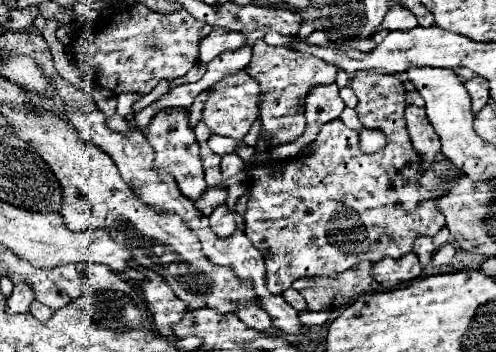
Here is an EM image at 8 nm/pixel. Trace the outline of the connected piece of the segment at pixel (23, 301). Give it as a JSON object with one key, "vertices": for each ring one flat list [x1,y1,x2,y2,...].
{"vertices":[[14,285,14,291,6,303,6,313,28,313,30,303,34,301,34,293,28,285]]}

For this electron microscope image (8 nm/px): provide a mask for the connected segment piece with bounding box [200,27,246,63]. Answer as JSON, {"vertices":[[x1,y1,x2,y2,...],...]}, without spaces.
{"vertices":[[214,29,202,43,200,43,200,63,210,63,214,57,228,49,238,49,246,45,246,35,230,29]]}

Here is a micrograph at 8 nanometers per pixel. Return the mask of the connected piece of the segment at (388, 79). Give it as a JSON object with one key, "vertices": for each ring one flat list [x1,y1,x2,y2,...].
{"vertices":[[368,71,367,73,358,73,352,83,350,83,352,91,356,93,358,98,357,106,355,110,359,117,360,123,364,129,378,129,386,135,386,149,378,151,378,153,362,153,360,151,359,133,354,129,348,129,346,125,342,125,340,119,335,119,324,125,324,129,321,130,318,139,314,141,314,153,310,153,308,157,296,157,296,159,288,159,288,161,282,161,280,165,274,167,274,171,268,173,268,167,260,167,260,169,248,169,248,175,254,177,254,181,250,181,248,185,248,191,250,191,250,201,248,201,248,209,246,209,246,215,244,215,244,231,246,235,250,237,250,241,256,245,256,249,260,249,260,253,264,253,264,261,266,261,266,285,268,285,268,291,270,293,276,293,276,295,282,295,284,289,292,287,292,283,300,277,336,277,340,275,342,271,350,269,352,265,360,263,360,261,378,261,380,257,404,257,412,251,412,241,420,235,428,235,428,237,434,237,442,227,444,227,444,215,438,211,436,207,436,193,429,192,420,187,420,173,422,173,422,157,412,149,412,141,408,137,408,131,406,131,406,119,404,119,404,109,406,109,405,101,405,88,403,83,395,77,395,75,381,74,374,71]]}

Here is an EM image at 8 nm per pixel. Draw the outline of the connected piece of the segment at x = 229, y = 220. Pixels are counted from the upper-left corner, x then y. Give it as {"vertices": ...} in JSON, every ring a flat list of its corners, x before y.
{"vertices":[[218,205,208,219,210,219,210,227,212,227,214,233,218,233,220,237,228,237,228,235,236,229,236,221,234,221,228,205]]}

